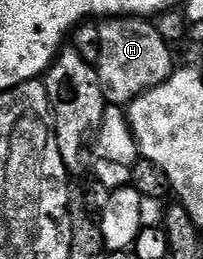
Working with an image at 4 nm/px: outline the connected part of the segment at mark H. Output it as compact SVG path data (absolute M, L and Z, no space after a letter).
M111 16L99 25L102 27L98 30L99 50L98 58L96 57L96 69L100 76L102 95L106 98L107 103L121 108L125 107L144 92L164 84L164 80L170 78L172 73L172 65L170 66L171 43L166 41L161 29L155 23L153 26L150 22L153 21L142 16Z

